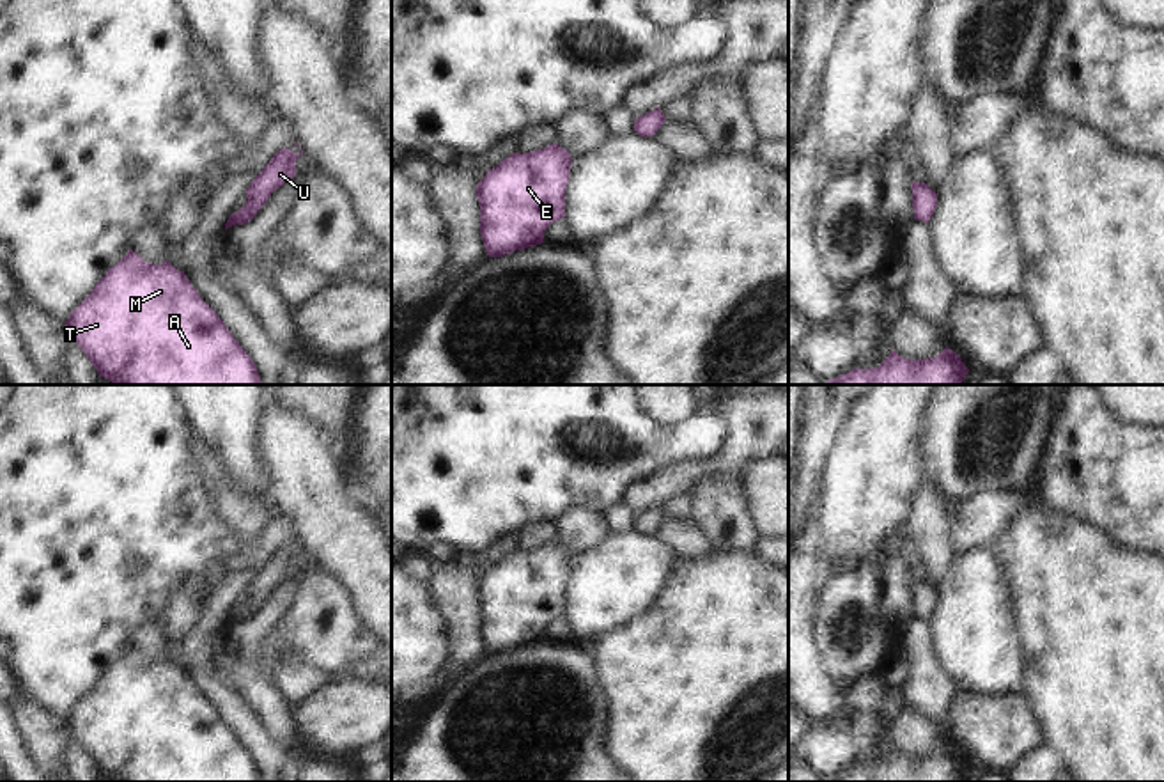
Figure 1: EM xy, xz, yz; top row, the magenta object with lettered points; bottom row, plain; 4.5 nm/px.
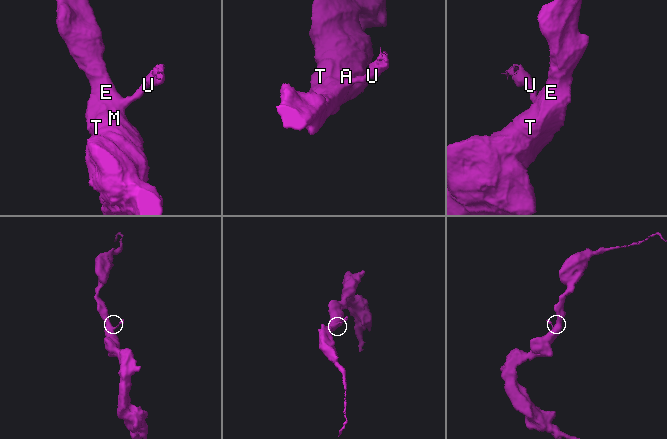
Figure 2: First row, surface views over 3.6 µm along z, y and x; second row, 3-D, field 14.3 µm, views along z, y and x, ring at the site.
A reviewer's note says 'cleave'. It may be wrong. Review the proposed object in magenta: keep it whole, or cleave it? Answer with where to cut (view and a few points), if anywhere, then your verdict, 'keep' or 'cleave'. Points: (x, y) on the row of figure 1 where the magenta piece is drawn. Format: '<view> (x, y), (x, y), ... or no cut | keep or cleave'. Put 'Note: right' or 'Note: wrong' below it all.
no cut | keep
Note: wrong

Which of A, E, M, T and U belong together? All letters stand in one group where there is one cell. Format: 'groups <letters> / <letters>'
groups A E M T U

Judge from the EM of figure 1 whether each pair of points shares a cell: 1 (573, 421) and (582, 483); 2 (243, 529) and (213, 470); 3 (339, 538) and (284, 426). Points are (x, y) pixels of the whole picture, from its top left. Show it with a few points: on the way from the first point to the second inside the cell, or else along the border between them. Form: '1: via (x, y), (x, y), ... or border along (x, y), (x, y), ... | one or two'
1: via (574, 437), (582, 467) | one
2: via (243, 515), (217, 484) | one
3: via (319, 509), (316, 495), (300, 474), (294, 454) | one

